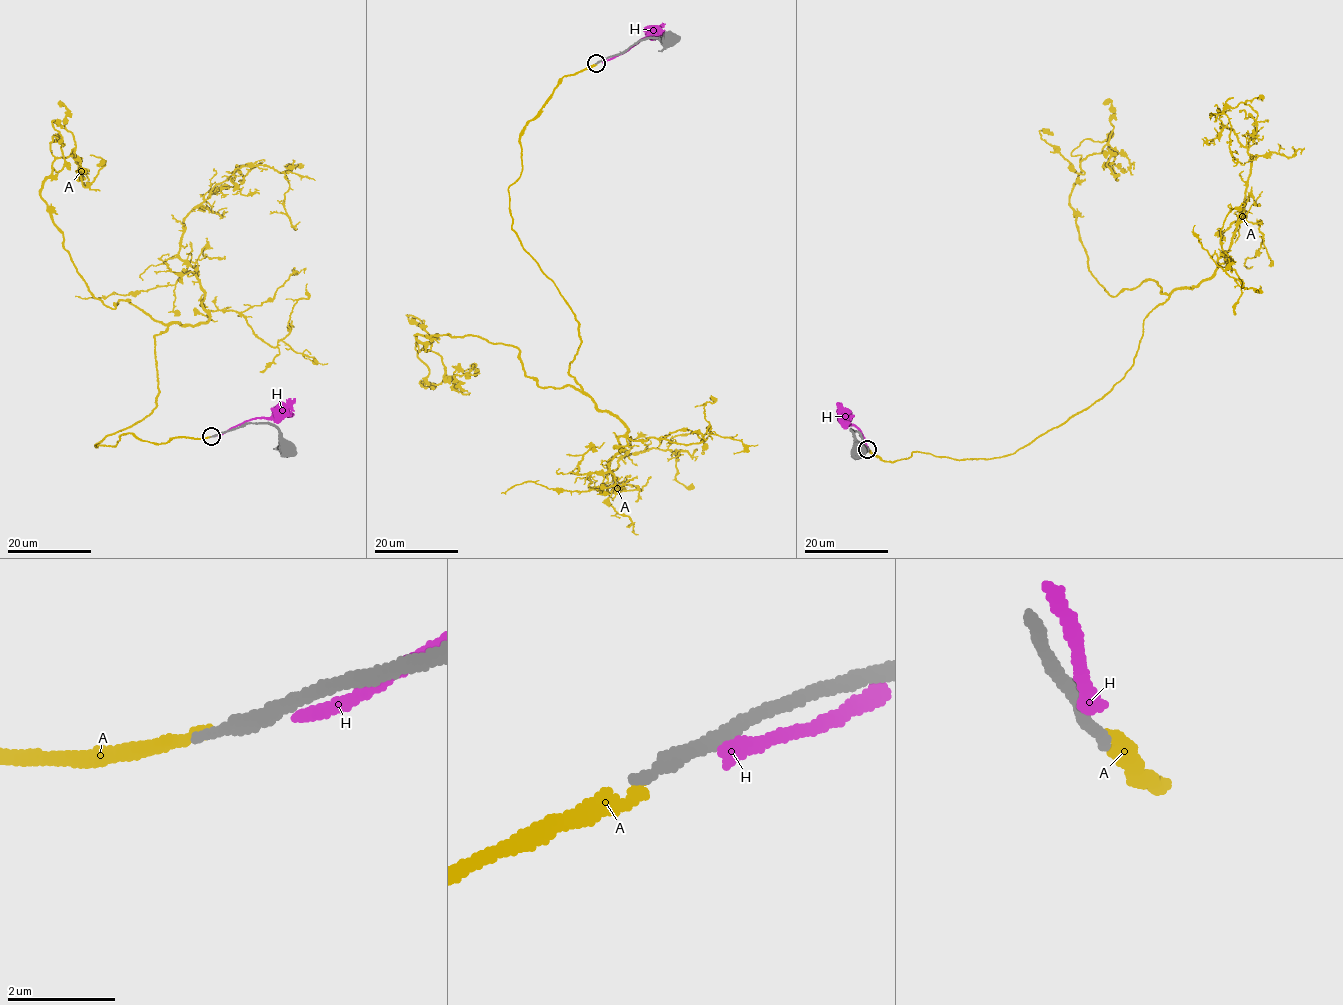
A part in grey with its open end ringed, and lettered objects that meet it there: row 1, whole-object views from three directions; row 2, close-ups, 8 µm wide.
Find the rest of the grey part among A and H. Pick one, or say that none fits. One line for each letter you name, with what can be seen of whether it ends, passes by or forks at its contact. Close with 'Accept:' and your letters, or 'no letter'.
Accept: no letter

